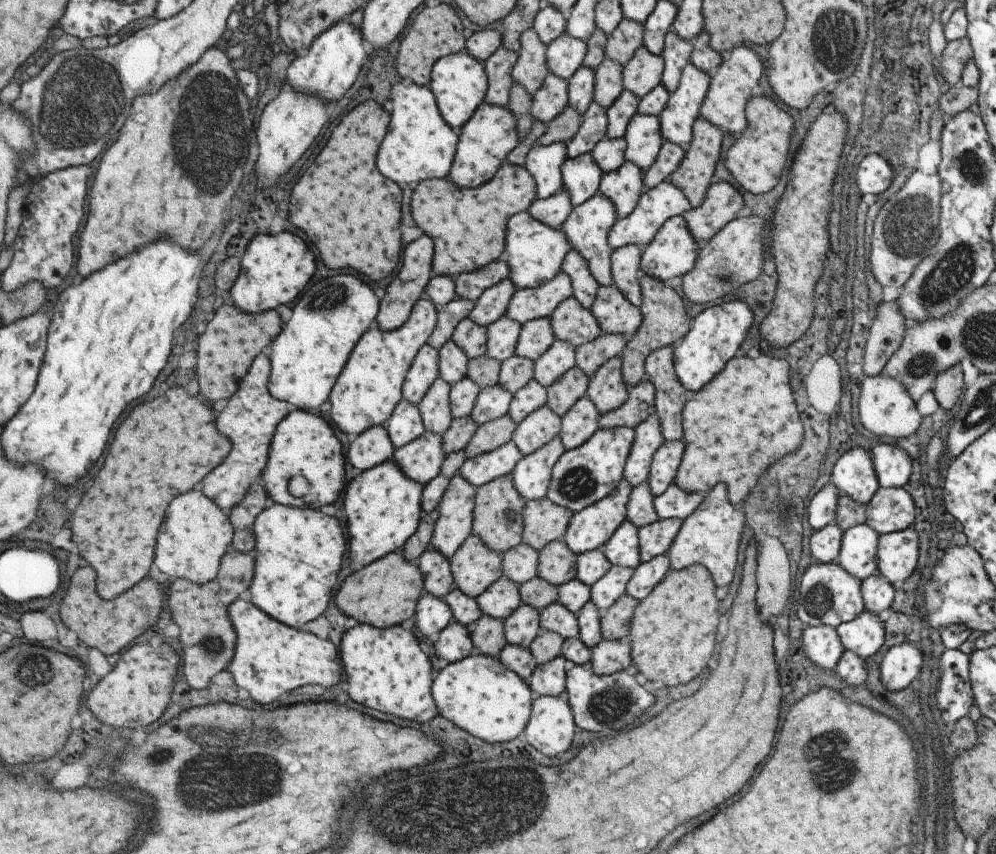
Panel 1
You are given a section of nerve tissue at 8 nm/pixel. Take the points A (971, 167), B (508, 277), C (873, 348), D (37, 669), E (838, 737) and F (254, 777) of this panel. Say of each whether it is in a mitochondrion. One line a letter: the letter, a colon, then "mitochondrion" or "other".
A: mitochondrion
B: other
C: other
D: mitochondrion
E: mitochondrion
F: mitochondrion

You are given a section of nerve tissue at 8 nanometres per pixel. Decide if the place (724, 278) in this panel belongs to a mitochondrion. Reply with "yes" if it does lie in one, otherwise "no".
yes

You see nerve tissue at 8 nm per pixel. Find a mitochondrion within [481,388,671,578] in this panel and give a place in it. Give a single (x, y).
(578, 483)

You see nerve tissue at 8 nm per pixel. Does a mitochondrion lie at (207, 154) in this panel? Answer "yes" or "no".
yes

